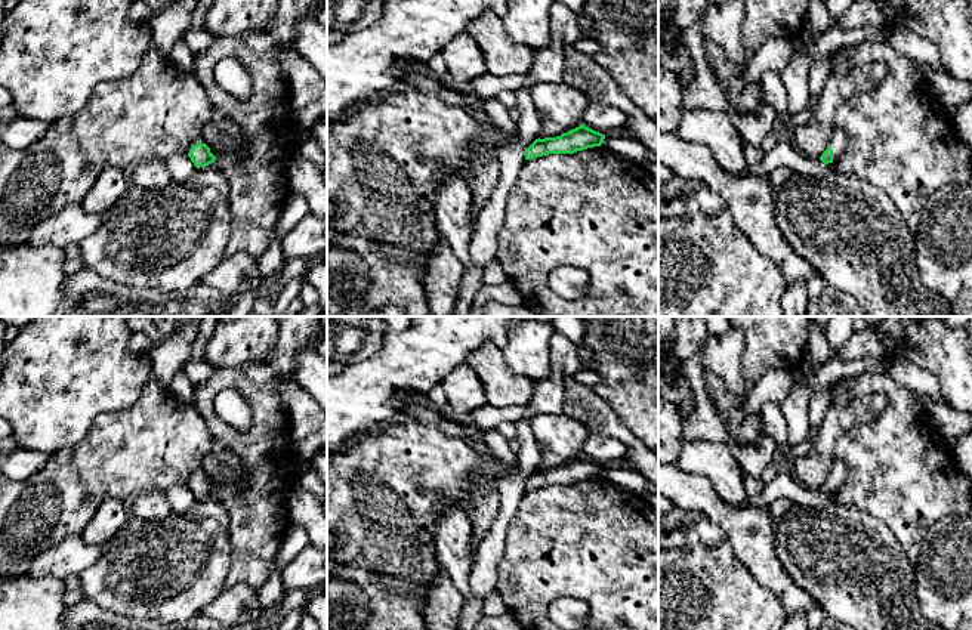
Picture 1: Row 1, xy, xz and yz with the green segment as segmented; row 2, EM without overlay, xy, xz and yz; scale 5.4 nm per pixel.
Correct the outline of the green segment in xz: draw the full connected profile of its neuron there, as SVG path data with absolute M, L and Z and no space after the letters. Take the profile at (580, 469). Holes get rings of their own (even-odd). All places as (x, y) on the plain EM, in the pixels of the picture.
M583 455L556 469L536 470L525 482L525 491L549 485L574 485L593 478L601 478L605 466Z

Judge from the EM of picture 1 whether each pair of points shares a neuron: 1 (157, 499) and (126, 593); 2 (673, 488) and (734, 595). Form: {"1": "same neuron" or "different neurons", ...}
{"1": "different neurons", "2": "different neurons"}

